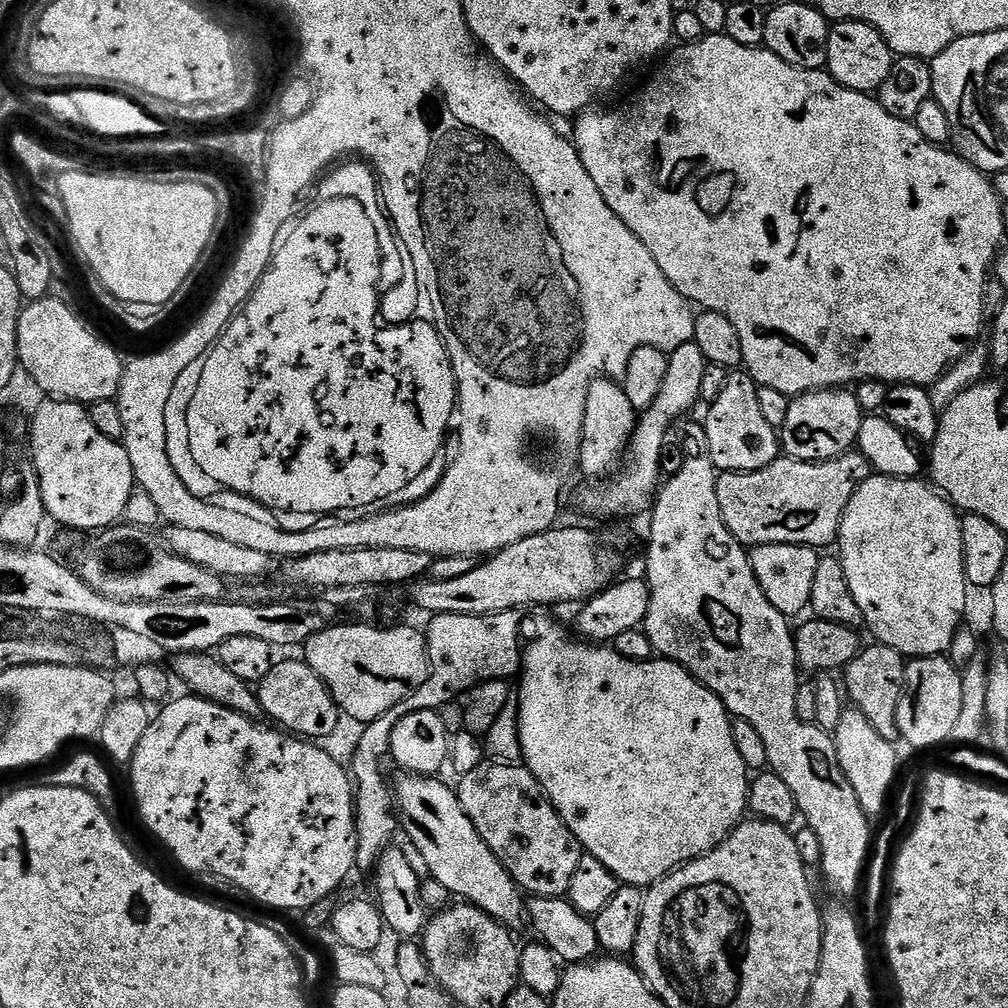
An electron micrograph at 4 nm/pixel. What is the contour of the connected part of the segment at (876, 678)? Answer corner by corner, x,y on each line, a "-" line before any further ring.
879,642
873,643
873,648
865,647
843,669
842,688
850,701
851,707
864,714
870,726
882,734
882,738
896,742
900,740
898,730
898,702
904,689
905,657
893,648

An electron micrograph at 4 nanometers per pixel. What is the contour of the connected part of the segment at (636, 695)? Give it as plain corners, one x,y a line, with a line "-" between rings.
552,628
545,636
538,637
532,645
523,649
522,671
518,676
520,704
516,718
522,746
522,764
532,771
581,849
587,855
598,858
598,862
614,873
621,885
644,890
682,865
714,851
716,845
722,843
736,825
745,819
750,773
746,762
742,762
742,754
738,754
738,746
734,746
733,717
723,702
705,684
697,682
685,668
663,658
646,662
627,660
616,653
615,647
597,646
569,632

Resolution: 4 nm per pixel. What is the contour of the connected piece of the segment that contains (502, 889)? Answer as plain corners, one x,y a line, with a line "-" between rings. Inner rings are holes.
411,774
401,777
394,784
399,823
403,834
405,832
408,835
407,839
426,858
429,877
440,882
453,897
472,904
479,912
486,913
494,920
509,922
523,917
526,902
520,885
505,870
490,846
486,846
474,822
470,822
466,810
462,810
459,795
453,789
451,792
440,778

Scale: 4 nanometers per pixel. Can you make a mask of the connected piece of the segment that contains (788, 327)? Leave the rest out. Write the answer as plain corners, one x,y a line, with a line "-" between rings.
705,35
700,40
695,40
693,44
686,44
677,47
677,52
667,53
668,61
653,74
648,80
648,85
640,92
640,97
629,106
625,112
596,112
588,110
575,121
576,136
574,143
576,153
580,155
582,166
586,166
586,174
594,178
594,186
598,186
598,194
606,198
606,206
622,218
622,222
631,232
650,250
650,255
654,257
654,262
658,262
658,270
666,274
666,278
679,290
697,309
705,312
717,312
722,314
722,318
730,318
734,330
738,330
738,338
742,342
743,367
749,376
756,381
757,385
770,390
778,390
790,398
804,395
806,392
815,392
825,388
838,388
841,386
855,386
862,380
880,380
883,384
895,386
898,384
919,384
930,386
946,371
956,360
962,359
966,351
966,340
976,342
980,336
980,331
985,331
984,312
986,313
986,297
990,277
988,271
992,268
992,263
996,260
996,255
1000,252
1000,247
1004,244
1004,208
1000,196
996,193
995,183
979,168
969,164
963,156
947,147
939,144
926,142
922,134
918,134
915,123
911,120
894,118
894,114
886,114
886,110
880,105
879,99
875,95
867,92
855,92
840,85
833,76
829,76
827,71
806,70
798,66
790,66
778,58
769,48
751,48
742,46
742,42
734,42
734,38
725,36

